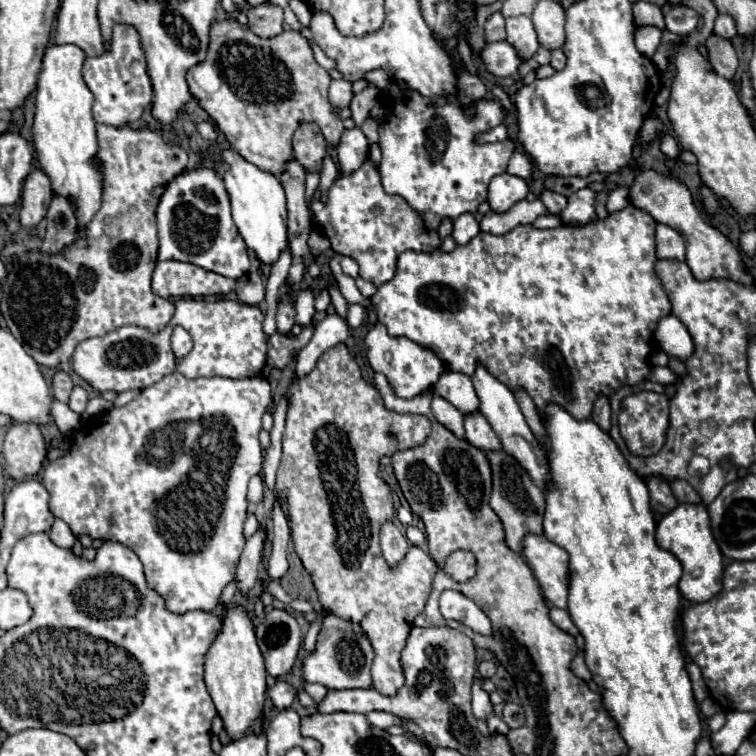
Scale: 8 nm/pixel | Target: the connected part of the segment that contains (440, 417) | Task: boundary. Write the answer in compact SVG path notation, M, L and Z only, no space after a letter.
M435 395L433 403L431 403L431 409L433 409L433 415L437 417L437 421L441 425L445 425L457 437L465 435L465 431L463 431L463 413L457 407L453 407L451 403L447 403L447 399Z

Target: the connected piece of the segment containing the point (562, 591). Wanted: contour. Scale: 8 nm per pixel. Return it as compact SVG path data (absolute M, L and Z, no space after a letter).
M545 535L523 537L523 557L529 563L543 597L549 605L567 609L569 591L569 555L563 547L551 543Z

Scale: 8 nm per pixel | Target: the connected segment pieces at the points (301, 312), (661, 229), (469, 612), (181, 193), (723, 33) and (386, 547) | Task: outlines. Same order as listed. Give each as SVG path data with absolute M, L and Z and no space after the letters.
M305 289L303 293L299 293L299 297L295 299L295 309L297 309L297 317L295 321L297 323L309 323L311 325L311 317L315 313L315 307L313 307L313 293L311 289Z
M657 225L657 259L685 261L685 241L669 225Z
M443 591L441 595L441 615L445 619L455 619L471 627L475 633L489 635L491 633L491 621L489 617L465 595L459 591Z
M209 167L183 171L165 187L157 205L157 237L159 261L185 261L231 279L243 277L251 267L247 245L231 219L223 179Z
M719 13L717 19L715 19L715 29L713 29L715 35L719 37L725 37L725 39L731 39L737 29L735 29L735 19L731 15L725 15L725 13Z
M391 521L383 523L383 527L379 531L379 537L381 537L383 557L387 559L389 565L397 565L405 557L405 553L409 549L407 539L403 537L403 533Z

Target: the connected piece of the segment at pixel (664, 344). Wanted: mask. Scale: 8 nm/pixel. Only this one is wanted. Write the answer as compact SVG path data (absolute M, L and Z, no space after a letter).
M667 315L657 323L655 339L667 355L679 357L681 361L685 361L693 353L693 341L691 341L689 331L673 315Z

